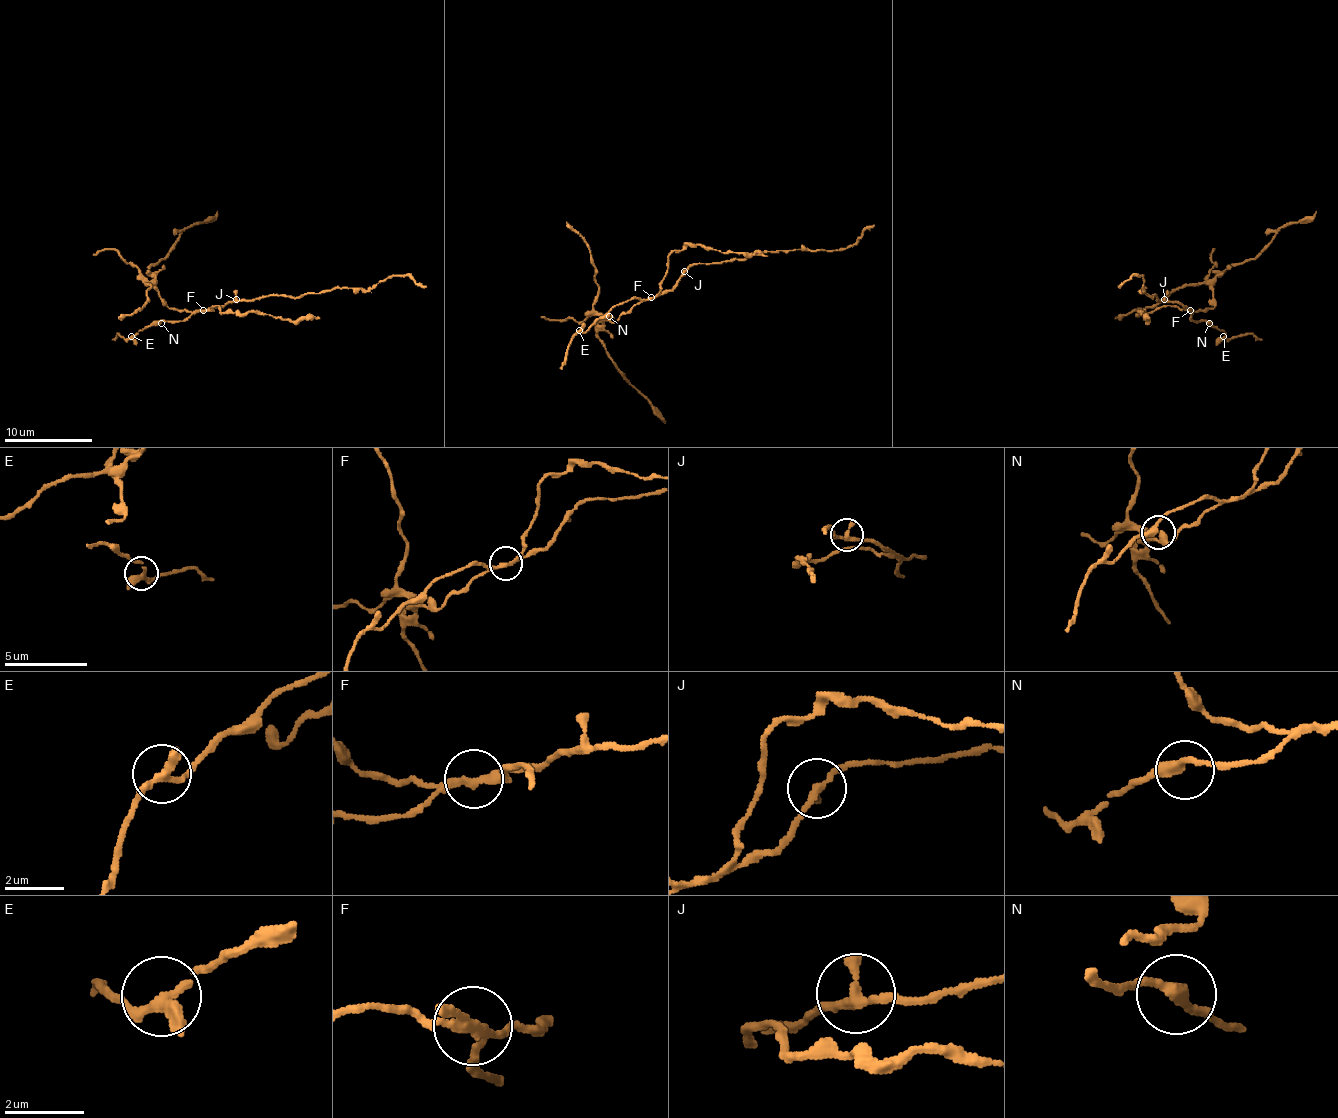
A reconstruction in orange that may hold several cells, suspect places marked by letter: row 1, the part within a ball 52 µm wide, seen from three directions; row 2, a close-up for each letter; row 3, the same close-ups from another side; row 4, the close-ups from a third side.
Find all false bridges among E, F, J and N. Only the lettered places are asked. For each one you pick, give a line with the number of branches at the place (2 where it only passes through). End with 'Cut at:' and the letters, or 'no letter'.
F: branches 2
Cut at: F

